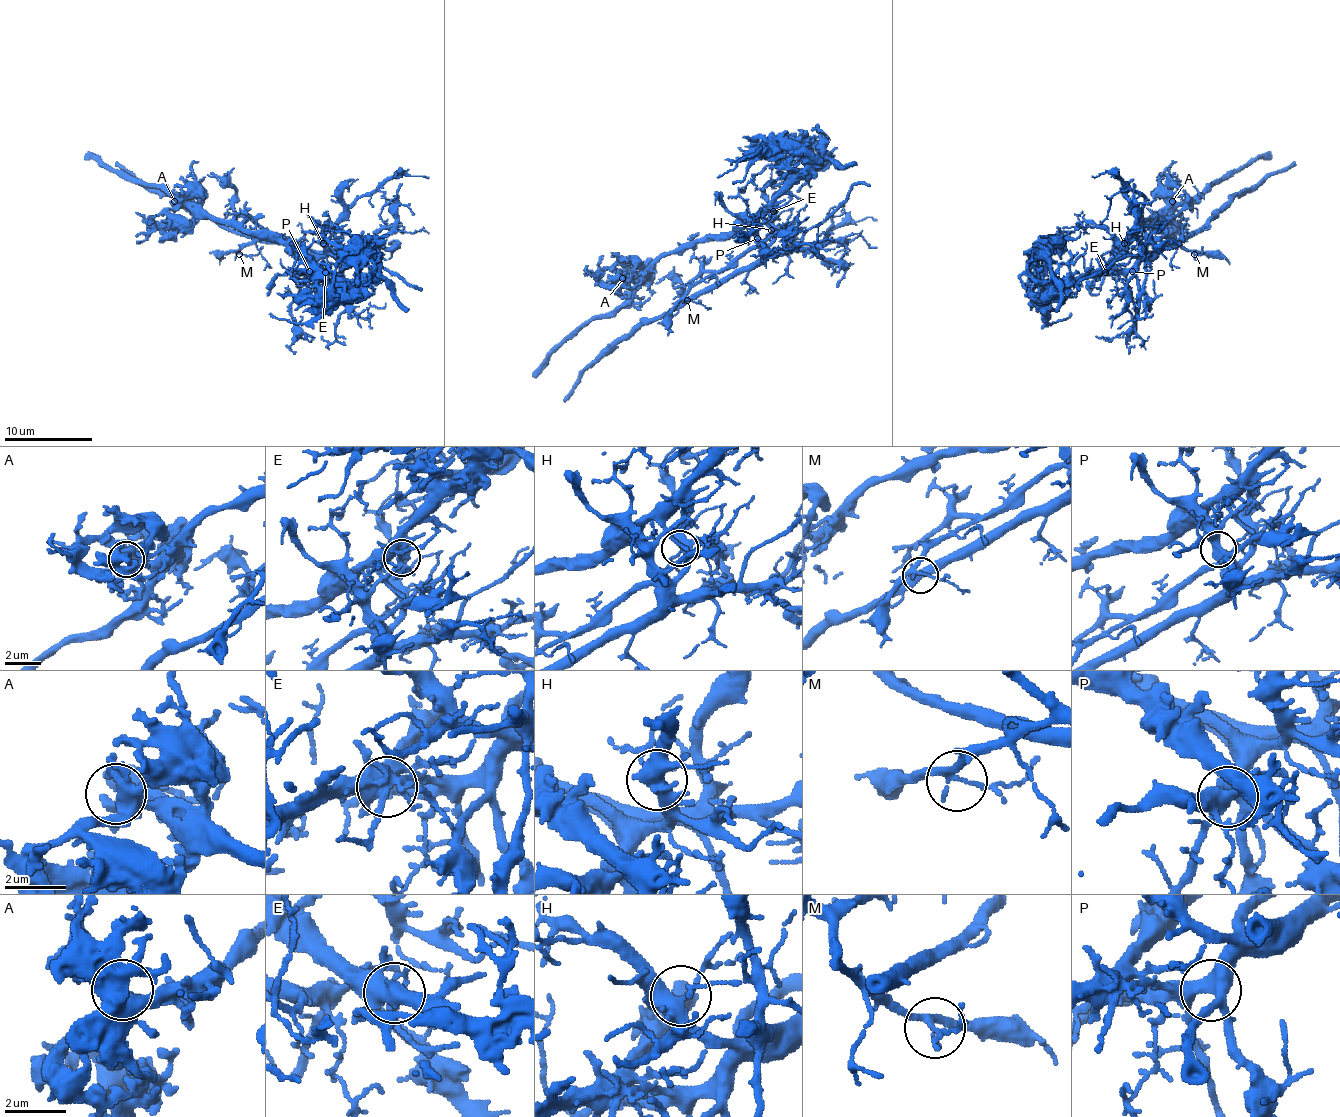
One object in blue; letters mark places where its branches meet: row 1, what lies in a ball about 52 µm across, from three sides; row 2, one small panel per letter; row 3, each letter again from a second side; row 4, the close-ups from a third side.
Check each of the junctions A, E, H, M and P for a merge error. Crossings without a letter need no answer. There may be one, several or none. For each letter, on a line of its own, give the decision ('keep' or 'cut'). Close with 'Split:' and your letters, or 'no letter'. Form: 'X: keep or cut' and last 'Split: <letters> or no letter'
A: keep
E: cut
H: keep
M: keep
P: keep
Split: E

